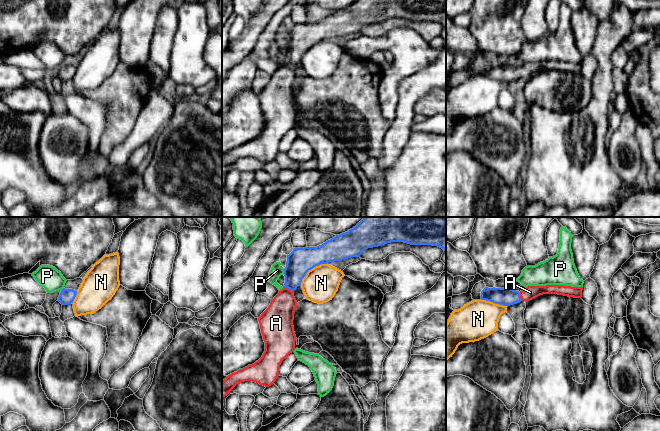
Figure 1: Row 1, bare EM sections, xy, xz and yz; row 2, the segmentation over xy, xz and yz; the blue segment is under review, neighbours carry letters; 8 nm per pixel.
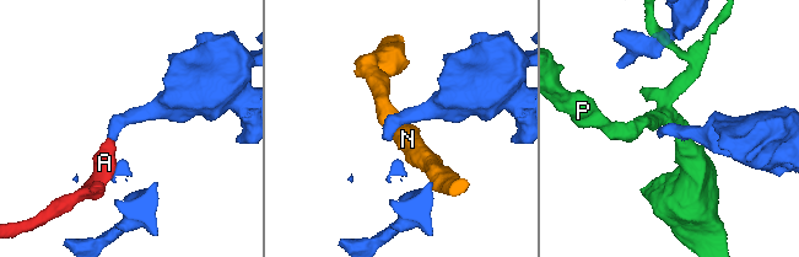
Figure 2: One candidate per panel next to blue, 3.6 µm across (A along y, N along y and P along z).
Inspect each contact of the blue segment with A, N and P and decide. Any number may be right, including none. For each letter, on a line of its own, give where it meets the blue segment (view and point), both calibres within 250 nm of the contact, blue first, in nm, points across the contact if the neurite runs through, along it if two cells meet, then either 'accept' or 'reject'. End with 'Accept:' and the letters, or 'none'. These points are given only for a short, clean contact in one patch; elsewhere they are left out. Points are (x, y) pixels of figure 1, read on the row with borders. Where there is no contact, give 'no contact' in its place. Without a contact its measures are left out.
A: meets blue in xz at (288, 288); 200 nm thick on the blue side, 240 nm on the other; runs through xz (301, 260), (288, 288), (278, 317); accept
N: meets blue in xz at (310, 269); 200 nm thick on the blue side, 280 nm on the other; reject
P: meets blue in xz at (284, 271); 200 nm thick on the blue side, 100 nm on the other; reject
Accept: A

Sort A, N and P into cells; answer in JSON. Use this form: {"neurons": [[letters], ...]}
{"neurons": [["A"], ["N"], ["P"]]}

